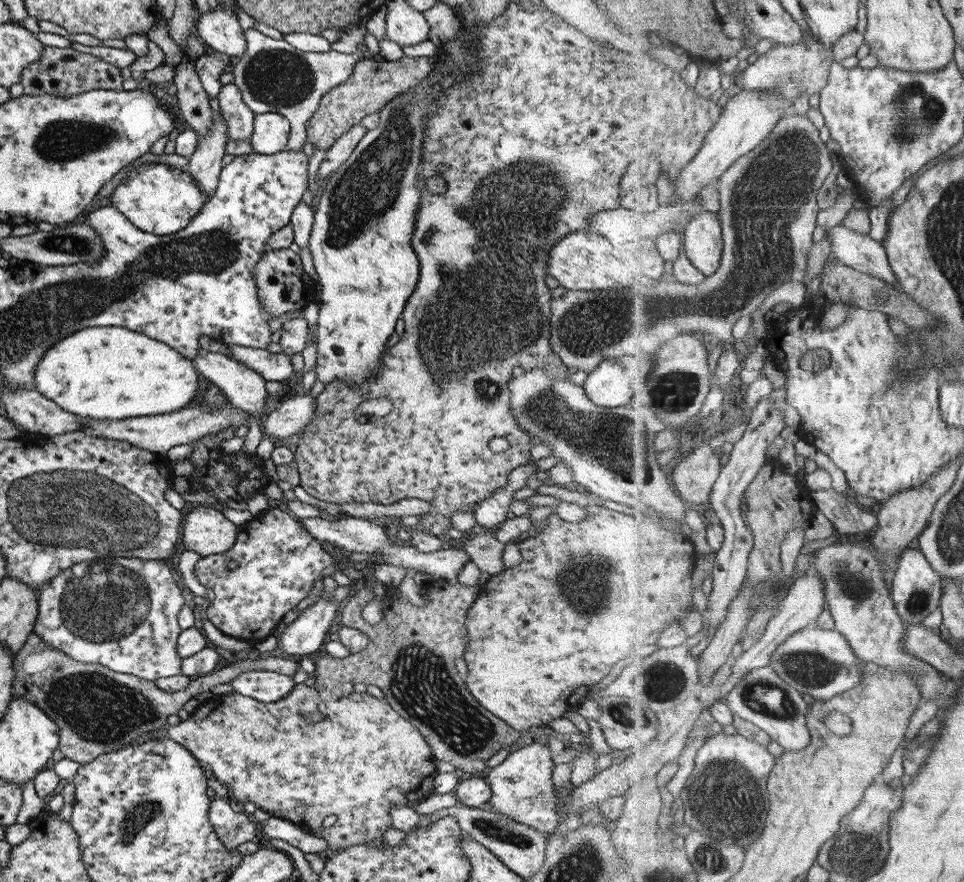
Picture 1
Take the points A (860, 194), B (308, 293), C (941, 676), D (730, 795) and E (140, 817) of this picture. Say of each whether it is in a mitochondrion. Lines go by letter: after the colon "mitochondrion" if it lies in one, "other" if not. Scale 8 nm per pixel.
A: other
B: other
C: other
D: mitochondrion
E: mitochondrion

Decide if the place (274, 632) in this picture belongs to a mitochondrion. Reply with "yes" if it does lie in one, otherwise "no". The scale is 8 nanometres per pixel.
no

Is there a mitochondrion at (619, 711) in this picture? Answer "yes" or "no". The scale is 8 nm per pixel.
yes

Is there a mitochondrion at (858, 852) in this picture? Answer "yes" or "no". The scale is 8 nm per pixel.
yes

